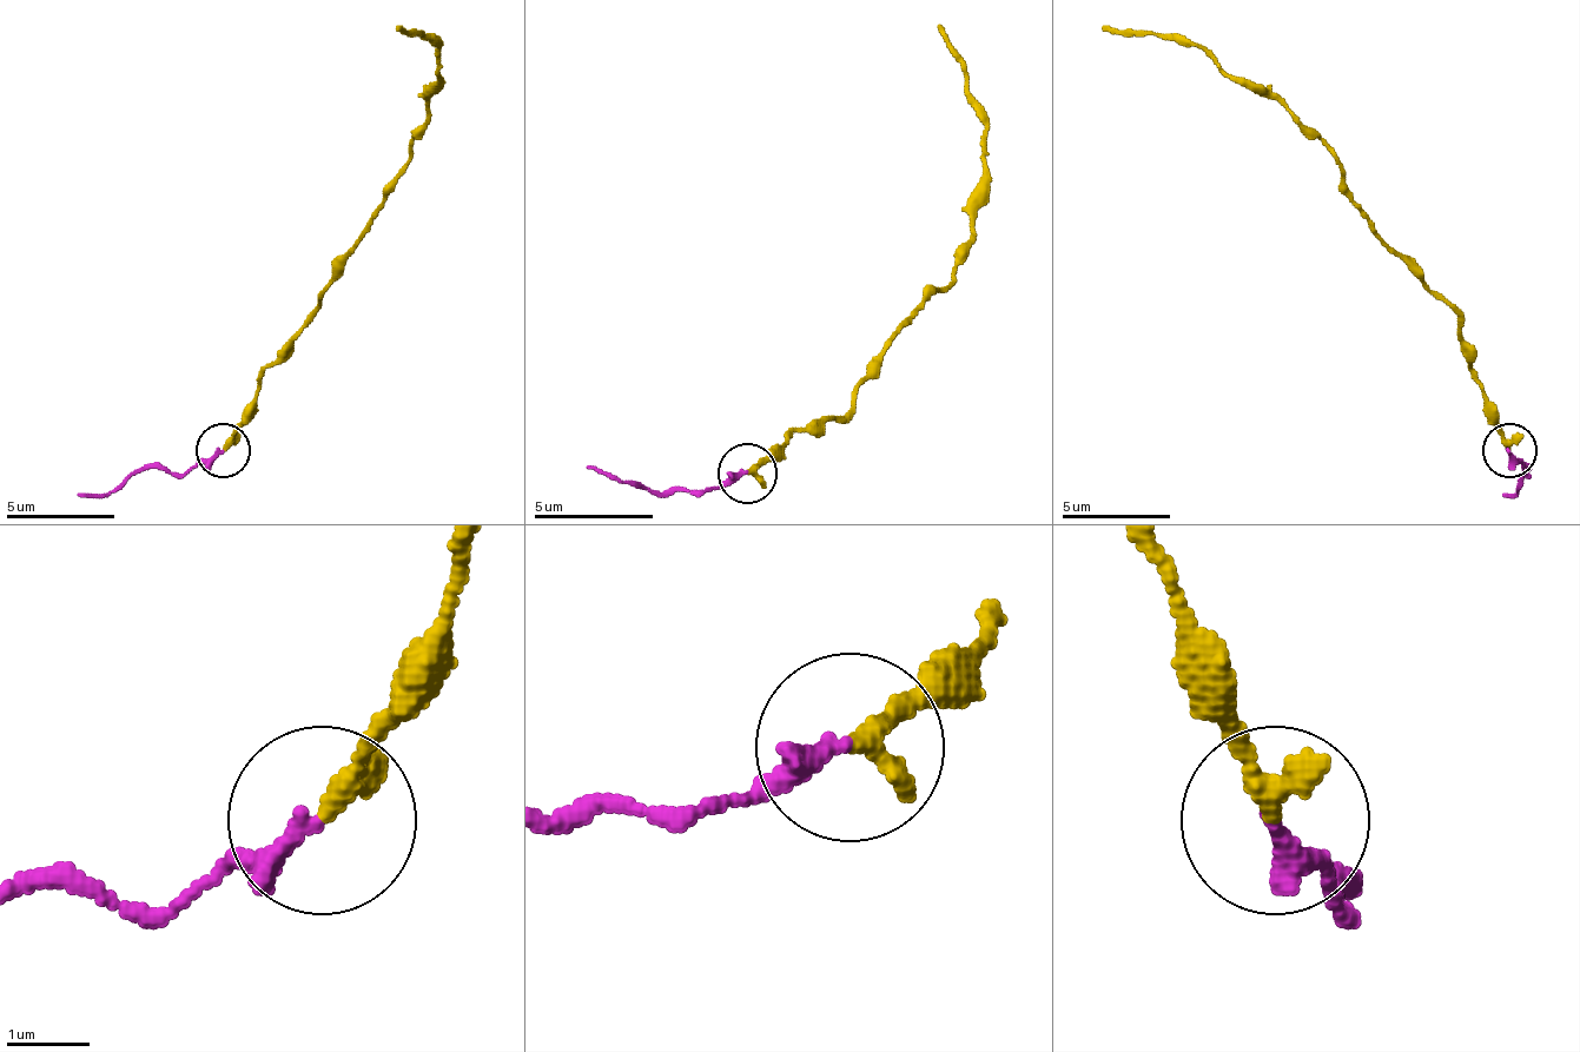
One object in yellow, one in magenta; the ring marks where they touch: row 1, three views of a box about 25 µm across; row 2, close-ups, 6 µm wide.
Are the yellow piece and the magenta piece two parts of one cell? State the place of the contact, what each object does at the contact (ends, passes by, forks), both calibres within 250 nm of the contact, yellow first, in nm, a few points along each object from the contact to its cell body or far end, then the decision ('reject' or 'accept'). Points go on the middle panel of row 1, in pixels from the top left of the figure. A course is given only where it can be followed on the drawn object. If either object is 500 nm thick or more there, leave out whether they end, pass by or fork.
(747, 472) | yellow ends | magenta ends | 300/240 nm | yellow via (748, 471), (797, 430), (838, 417), (904, 328), (951, 280), (982, 173), (982, 131), (970, 72), (939, 24) | magenta via (748, 471), (701, 489), (647, 489), (588, 465) | reject

